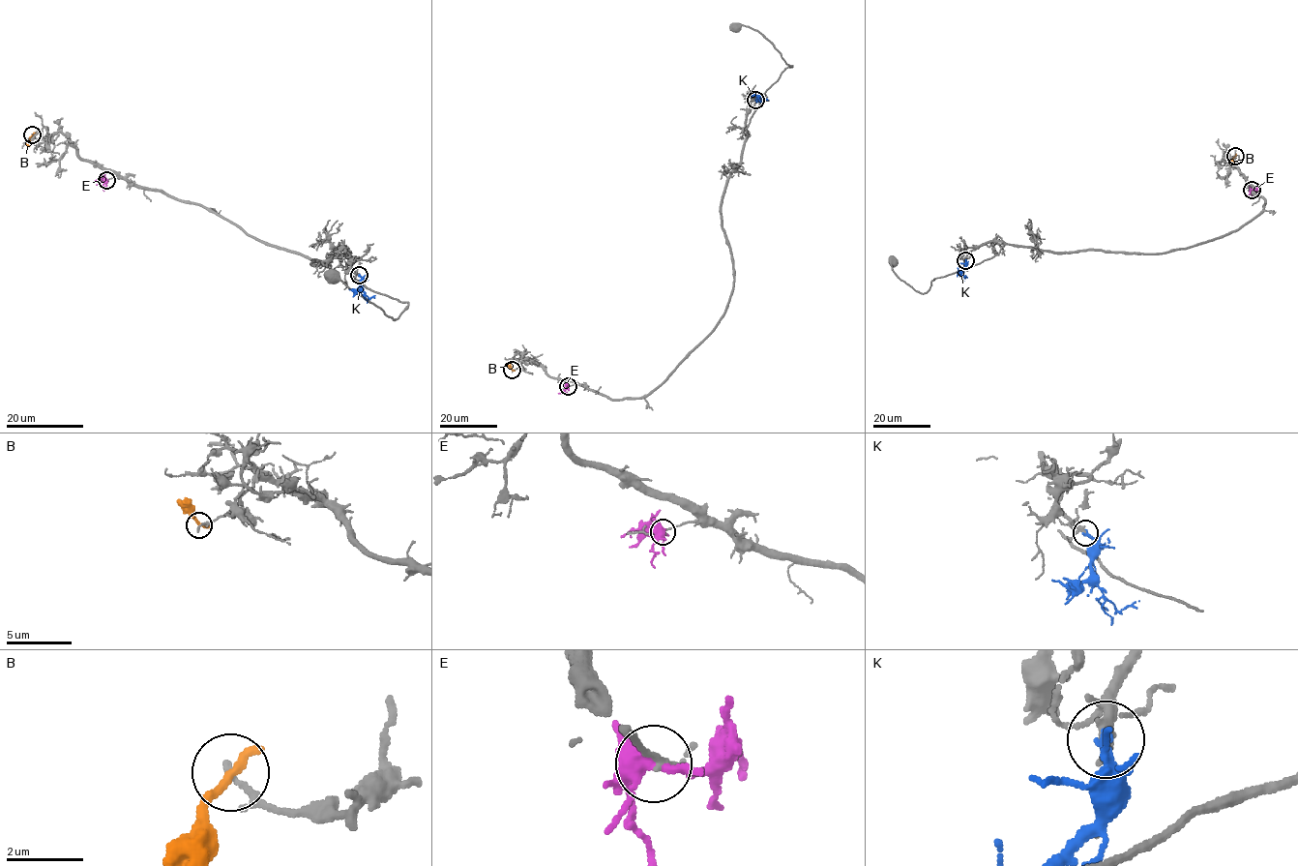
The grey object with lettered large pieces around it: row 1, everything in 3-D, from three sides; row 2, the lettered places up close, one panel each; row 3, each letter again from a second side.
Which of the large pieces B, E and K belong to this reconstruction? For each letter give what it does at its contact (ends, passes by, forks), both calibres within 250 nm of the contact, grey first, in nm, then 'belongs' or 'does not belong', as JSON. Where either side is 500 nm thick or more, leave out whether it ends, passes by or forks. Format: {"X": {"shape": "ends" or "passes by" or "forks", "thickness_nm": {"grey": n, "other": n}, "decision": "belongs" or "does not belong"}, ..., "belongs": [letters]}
{"B": {"shape": "ends", "thickness_nm": {"grey": 200, "other": 300}, "decision": "does not belong"}, "E": {"shape": "forks", "thickness_nm": {"grey": 120, "other": 360}, "decision": "does not belong"}, "K": {"shape": "ends", "thickness_nm": {"grey": 240, "other": 280}, "decision": "belongs"}, "belongs": ["K"]}

